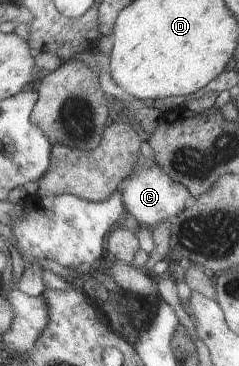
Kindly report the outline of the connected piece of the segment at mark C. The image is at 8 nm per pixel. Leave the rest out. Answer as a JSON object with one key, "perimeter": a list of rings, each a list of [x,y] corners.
{"perimeter":[[[148,141],[141,142],[139,150],[138,166],[135,166],[133,173],[122,181],[119,193],[129,216],[133,215],[139,223],[155,228],[159,223],[168,221],[171,216],[183,211],[190,193],[184,185],[173,182],[156,162],[155,152]]]}

